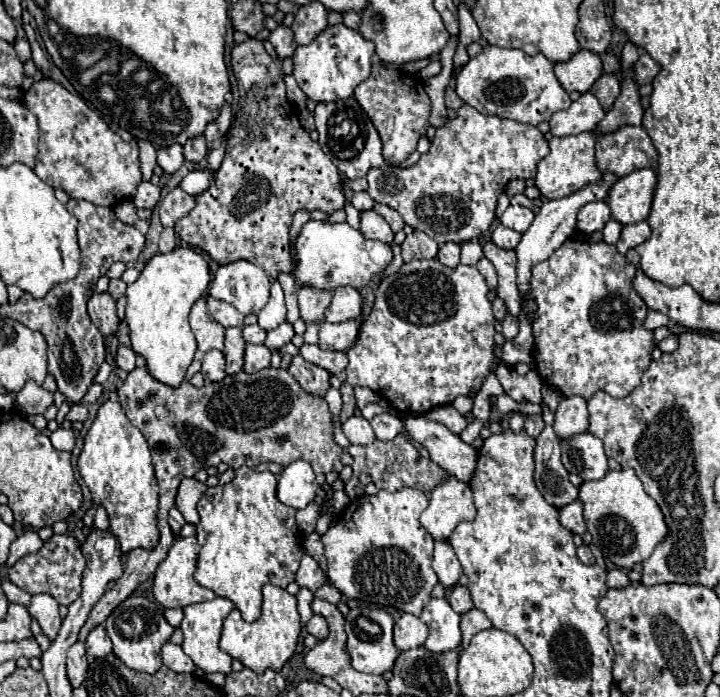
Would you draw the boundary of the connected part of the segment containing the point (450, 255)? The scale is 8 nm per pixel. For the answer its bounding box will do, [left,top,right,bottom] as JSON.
[437,243,461,267]

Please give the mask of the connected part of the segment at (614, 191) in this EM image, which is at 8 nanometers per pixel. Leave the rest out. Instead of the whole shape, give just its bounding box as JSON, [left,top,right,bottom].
[607,169,657,225]

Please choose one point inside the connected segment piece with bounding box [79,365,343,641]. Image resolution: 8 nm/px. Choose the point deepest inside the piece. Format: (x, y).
(266, 417)

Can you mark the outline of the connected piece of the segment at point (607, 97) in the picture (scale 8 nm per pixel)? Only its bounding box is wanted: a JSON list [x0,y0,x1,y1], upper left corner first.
[589,73,619,111]

